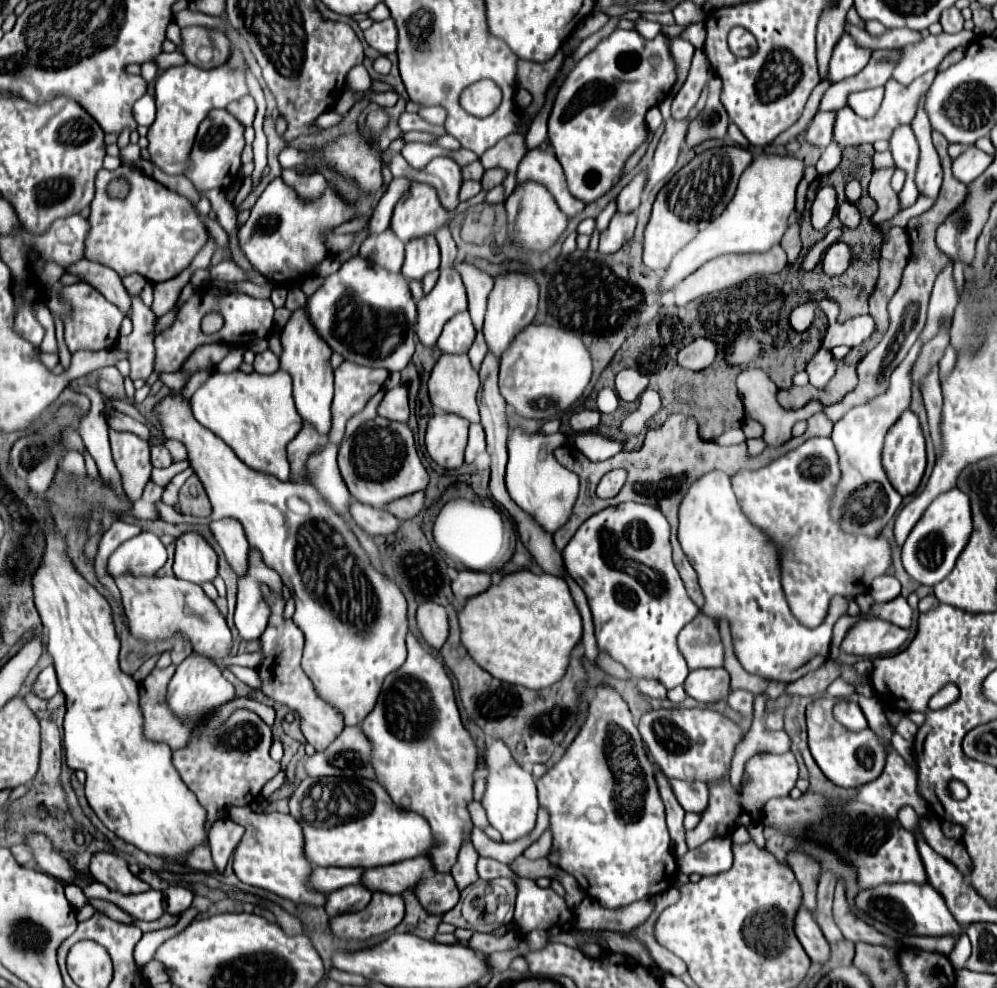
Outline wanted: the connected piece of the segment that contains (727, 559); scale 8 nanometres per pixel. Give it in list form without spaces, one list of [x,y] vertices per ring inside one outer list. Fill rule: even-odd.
[[[720,470],[700,476],[684,494],[678,506],[678,520],[678,542],[698,574],[704,596],[700,614],[728,620],[734,654],[742,668],[750,674],[782,682],[794,682],[806,672],[820,668],[828,658],[832,626],[838,616],[846,614],[848,604],[842,598],[832,598],[830,610],[818,628],[806,628],[790,614],[780,586],[776,548],[770,538],[766,540],[766,534],[750,526],[738,508],[730,476]],[[808,662],[810,670],[800,670]]]

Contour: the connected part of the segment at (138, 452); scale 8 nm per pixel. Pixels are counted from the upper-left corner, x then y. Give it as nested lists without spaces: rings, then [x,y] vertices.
[[[108,428],[114,464],[122,476],[126,496],[136,502],[150,480],[150,448],[136,434]]]

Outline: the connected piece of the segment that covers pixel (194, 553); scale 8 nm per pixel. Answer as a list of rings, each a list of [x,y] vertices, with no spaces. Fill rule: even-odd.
[[[190,530],[178,536],[174,558],[176,578],[194,584],[204,584],[216,578],[218,574],[216,568],[218,568],[218,556],[200,532]]]

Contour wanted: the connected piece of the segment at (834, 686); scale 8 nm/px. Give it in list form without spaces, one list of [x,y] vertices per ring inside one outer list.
[[[836,678],[832,684],[830,684],[830,696],[832,698],[840,698],[840,696],[854,696],[856,694],[856,688],[846,682],[844,678]]]

